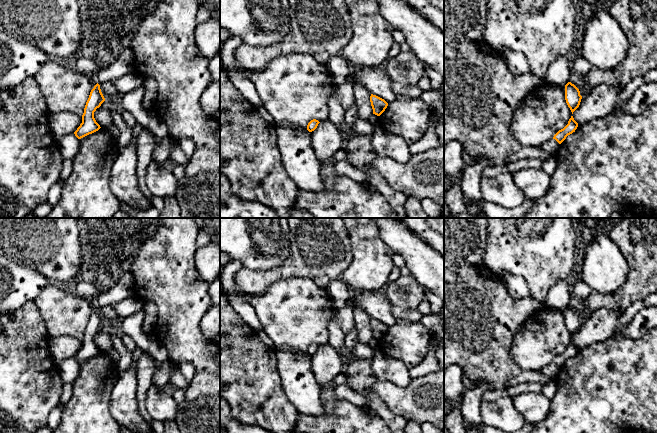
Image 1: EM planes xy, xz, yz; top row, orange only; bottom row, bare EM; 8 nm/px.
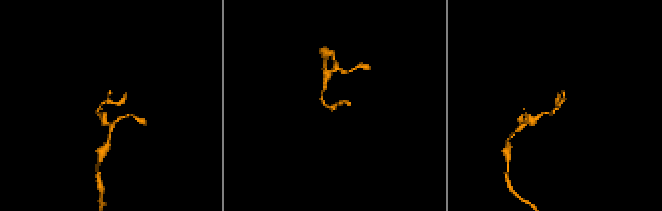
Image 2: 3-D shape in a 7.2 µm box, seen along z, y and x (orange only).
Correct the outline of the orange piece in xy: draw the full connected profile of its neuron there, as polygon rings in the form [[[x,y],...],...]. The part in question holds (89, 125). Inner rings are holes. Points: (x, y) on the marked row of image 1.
[[[97,83],[91,90],[89,98],[86,102],[84,113],[82,115],[82,123],[74,132],[78,139],[98,131],[101,127],[94,118],[94,112],[105,101],[101,92],[100,85]]]

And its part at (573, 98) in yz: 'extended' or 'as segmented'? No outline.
as segmented

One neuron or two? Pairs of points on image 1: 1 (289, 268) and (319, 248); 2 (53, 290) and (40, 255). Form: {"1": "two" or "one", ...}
{"1": "one", "2": "two"}

